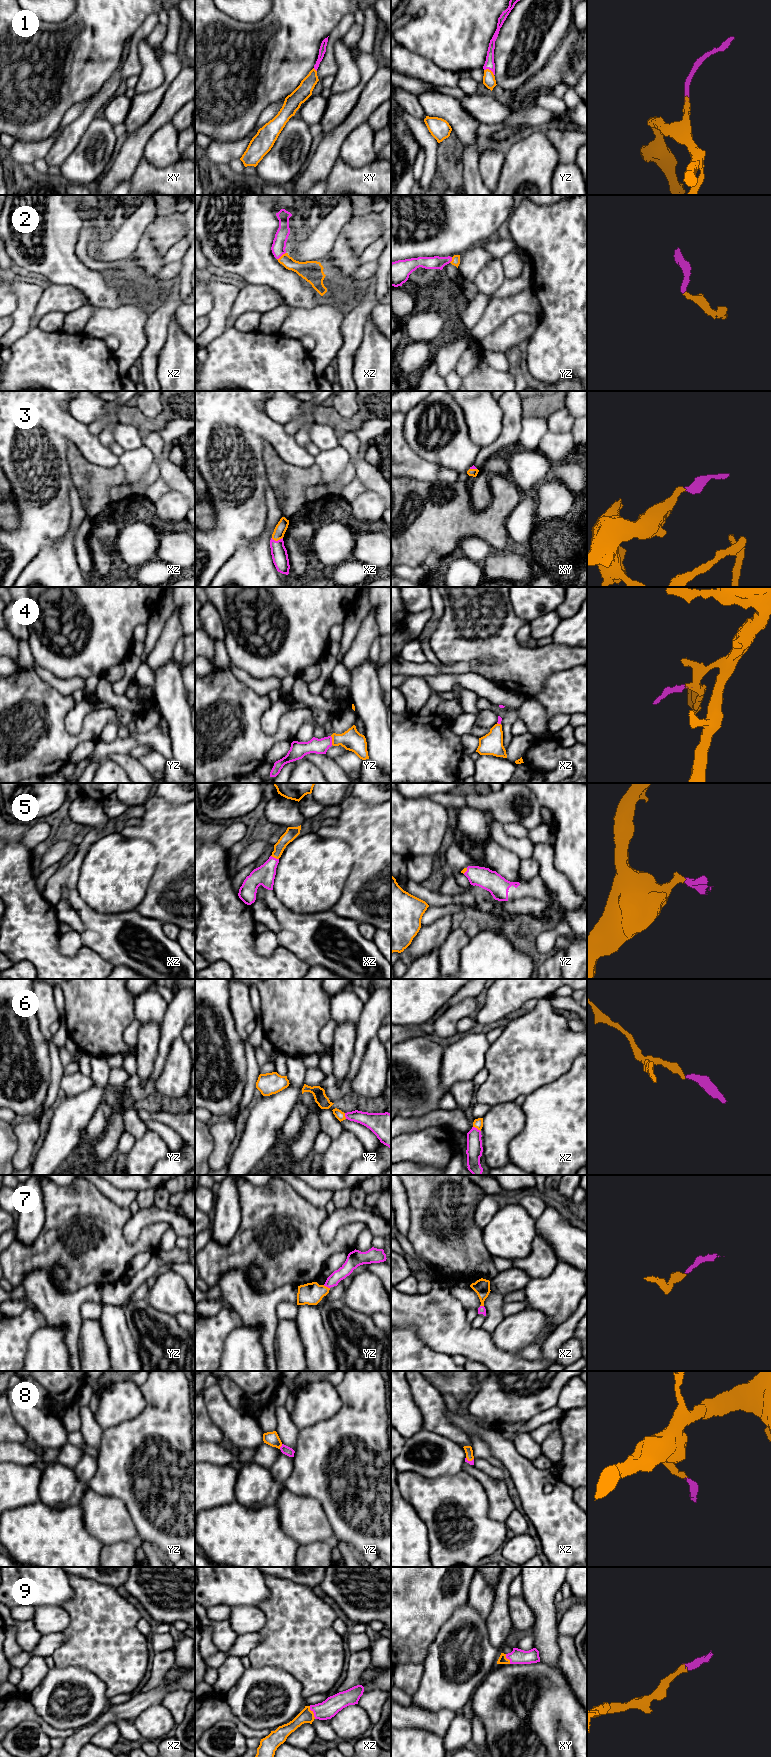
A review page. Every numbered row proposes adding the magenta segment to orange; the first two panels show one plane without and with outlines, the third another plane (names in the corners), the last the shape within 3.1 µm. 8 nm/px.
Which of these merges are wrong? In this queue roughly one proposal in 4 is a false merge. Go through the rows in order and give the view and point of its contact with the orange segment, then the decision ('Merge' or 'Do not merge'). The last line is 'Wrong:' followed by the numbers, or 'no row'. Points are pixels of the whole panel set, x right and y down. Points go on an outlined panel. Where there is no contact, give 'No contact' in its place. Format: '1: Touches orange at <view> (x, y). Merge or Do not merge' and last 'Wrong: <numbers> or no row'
1: Touches orange at yz (488, 69). Merge
2: Touches orange at xz (282, 255). Merge
3: Touches orange at xz (276, 540). Merge
4: Touches orange at yz (332, 740). Merge
5: Touches orange at xz (275, 857). Merge
6: Touches orange at xz (477, 1128). Merge
7: Touches orange at yz (325, 1286). Merge
8: Touches orange at yz (281, 1445). Merge
9: Touches orange at xz (312, 1712). Merge
Wrong: no row

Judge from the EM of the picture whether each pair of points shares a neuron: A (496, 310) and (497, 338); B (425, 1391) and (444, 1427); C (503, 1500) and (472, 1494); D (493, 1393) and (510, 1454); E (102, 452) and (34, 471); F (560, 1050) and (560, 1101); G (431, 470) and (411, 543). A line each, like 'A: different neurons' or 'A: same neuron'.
A: different neurons
B: same neuron
C: different neurons
D: different neurons
E: same neuron
F: different neurons
G: different neurons

